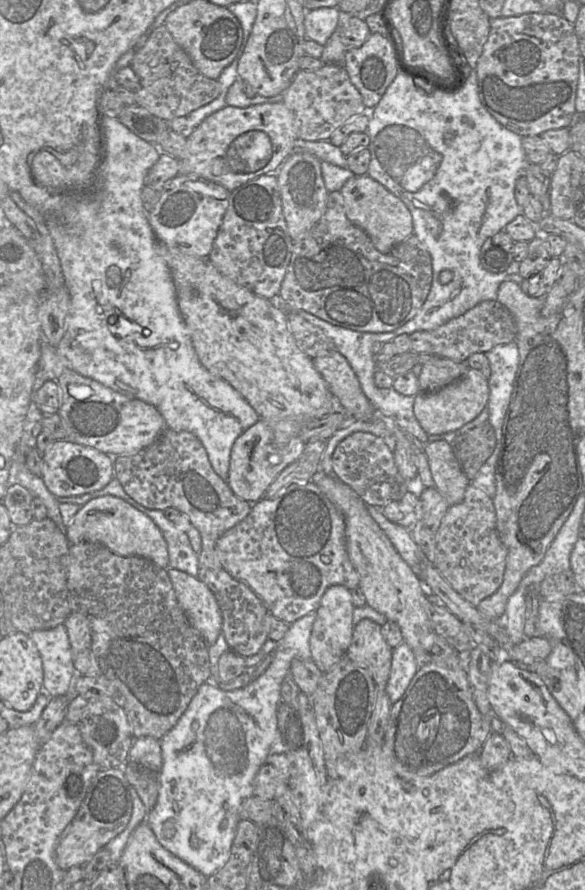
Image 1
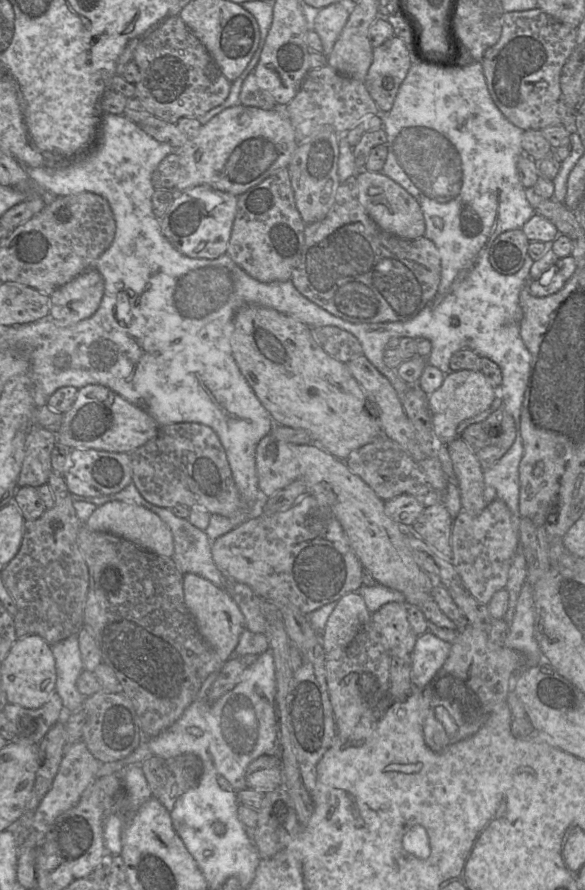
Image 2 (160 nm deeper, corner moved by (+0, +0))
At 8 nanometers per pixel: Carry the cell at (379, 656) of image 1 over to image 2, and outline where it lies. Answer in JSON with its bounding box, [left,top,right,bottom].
[370,602,418,661]

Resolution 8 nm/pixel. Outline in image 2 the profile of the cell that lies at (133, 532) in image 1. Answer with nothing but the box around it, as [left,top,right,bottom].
[84,501,174,558]

